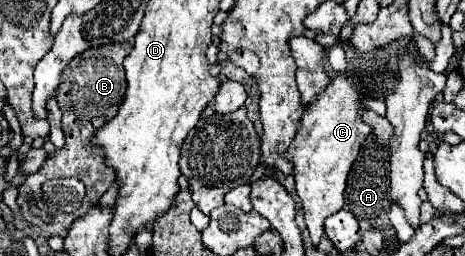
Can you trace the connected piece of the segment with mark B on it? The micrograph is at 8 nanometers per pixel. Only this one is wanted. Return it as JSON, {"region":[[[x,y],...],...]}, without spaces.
{"region":[[[119,42],[119,44],[103,44],[97,48],[89,48],[83,54],[75,56],[69,66],[63,70],[61,74],[61,84],[59,84],[59,92],[57,92],[57,104],[63,112],[63,132],[65,132],[65,146],[61,150],[57,150],[53,156],[47,158],[47,162],[41,166],[39,172],[27,176],[27,180],[19,186],[19,206],[23,216],[33,224],[33,212],[31,206],[27,202],[27,198],[31,198],[31,194],[35,192],[39,196],[39,188],[45,180],[51,178],[67,178],[67,176],[75,176],[79,178],[85,188],[87,188],[87,196],[81,202],[83,208],[73,212],[73,220],[81,214],[87,212],[87,208],[95,202],[99,202],[99,198],[107,192],[107,188],[111,186],[111,182],[115,180],[115,168],[109,168],[105,164],[105,156],[103,156],[103,148],[93,144],[93,136],[95,132],[107,124],[111,118],[117,116],[117,110],[125,98],[125,90],[127,90],[127,82],[125,82],[125,70],[123,70],[123,58],[131,52],[131,44],[129,42]]]}

